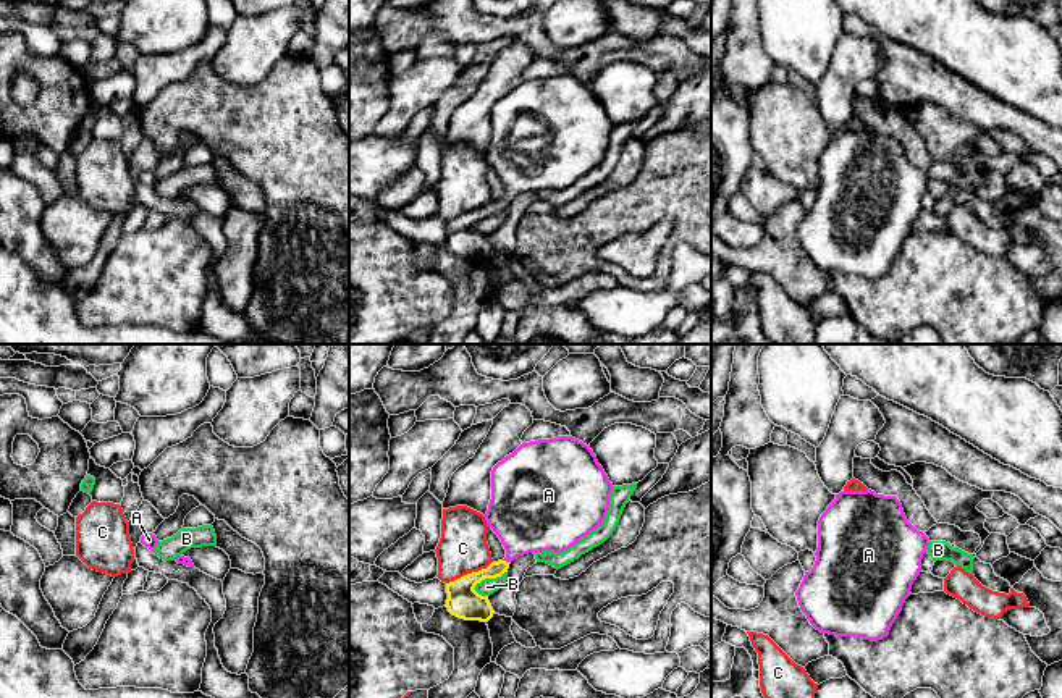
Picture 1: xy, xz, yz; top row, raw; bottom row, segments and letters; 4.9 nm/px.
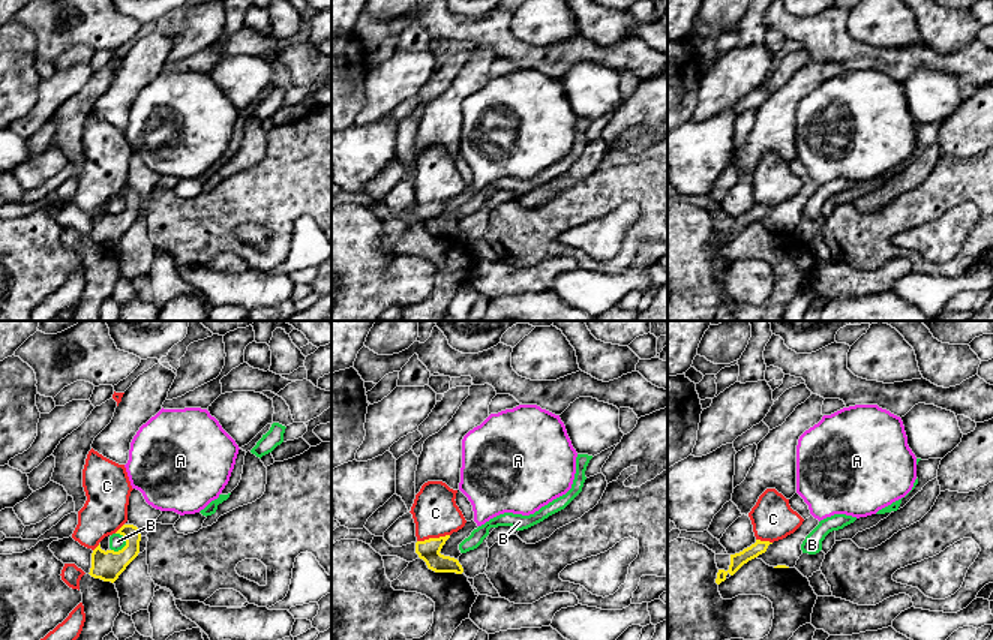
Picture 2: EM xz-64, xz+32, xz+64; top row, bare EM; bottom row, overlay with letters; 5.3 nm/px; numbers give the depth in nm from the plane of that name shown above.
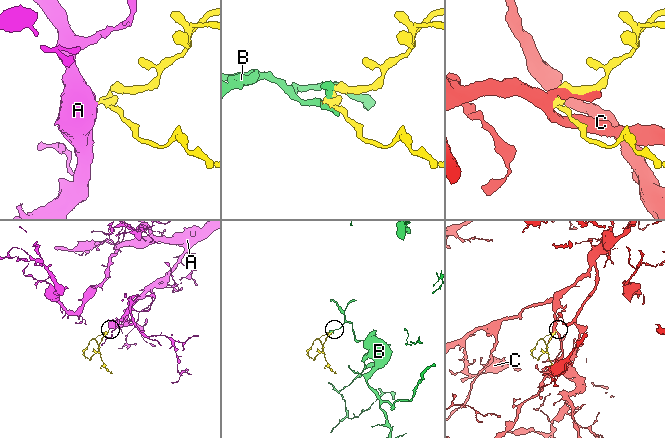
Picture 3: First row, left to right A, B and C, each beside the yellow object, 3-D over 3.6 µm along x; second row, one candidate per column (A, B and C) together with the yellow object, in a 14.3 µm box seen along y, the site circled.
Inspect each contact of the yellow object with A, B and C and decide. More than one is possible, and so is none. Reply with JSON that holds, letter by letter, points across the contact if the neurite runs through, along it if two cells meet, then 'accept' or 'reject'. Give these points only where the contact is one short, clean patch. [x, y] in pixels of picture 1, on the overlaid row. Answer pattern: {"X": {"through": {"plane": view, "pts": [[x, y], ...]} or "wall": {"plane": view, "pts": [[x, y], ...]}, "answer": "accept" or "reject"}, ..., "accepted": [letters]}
{"A": {"through": {"plane": "xz", "pts": [[463, 588], [505, 561], [511, 555], [529, 517]]}, "answer": "accept"}, "B": {"wall": {"plane": "xz", "pts": [[506, 571], [500, 576], [482, 579], [472, 588]]}, "answer": "reject"}, "C": {"answer": "reject"}, "accepted": ["A"]}

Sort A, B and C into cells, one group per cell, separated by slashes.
A / B / C

